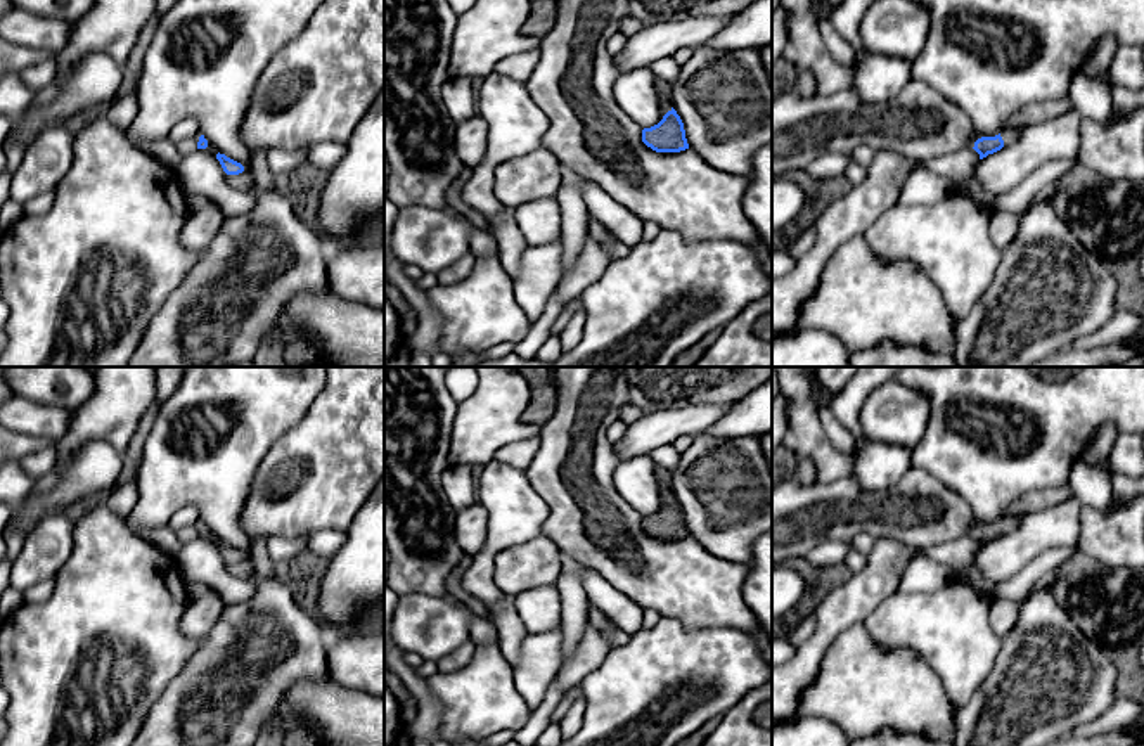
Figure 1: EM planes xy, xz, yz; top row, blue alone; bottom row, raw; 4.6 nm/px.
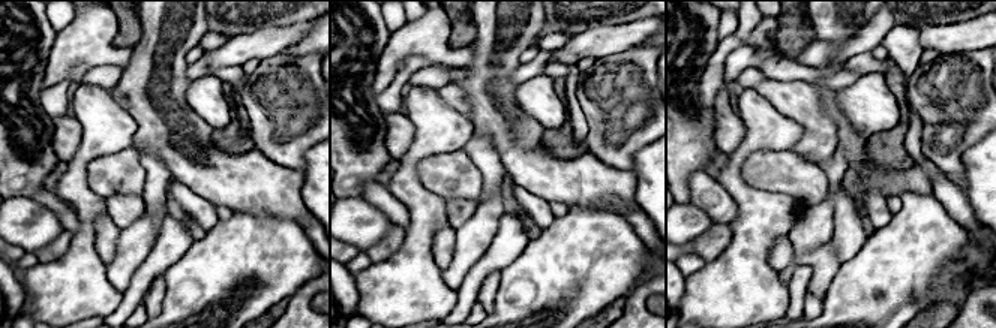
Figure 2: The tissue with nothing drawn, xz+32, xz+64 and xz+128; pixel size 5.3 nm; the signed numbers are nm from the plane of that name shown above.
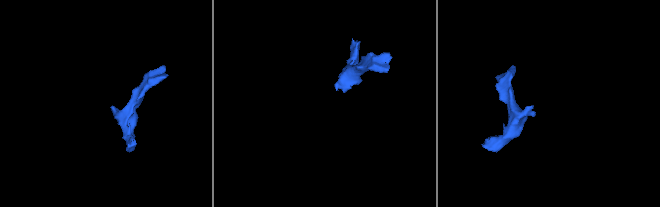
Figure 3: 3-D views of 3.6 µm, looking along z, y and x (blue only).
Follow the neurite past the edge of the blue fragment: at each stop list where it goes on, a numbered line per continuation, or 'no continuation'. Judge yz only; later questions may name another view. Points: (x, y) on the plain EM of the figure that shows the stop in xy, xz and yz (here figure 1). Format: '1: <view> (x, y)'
1: yz (1009, 523)

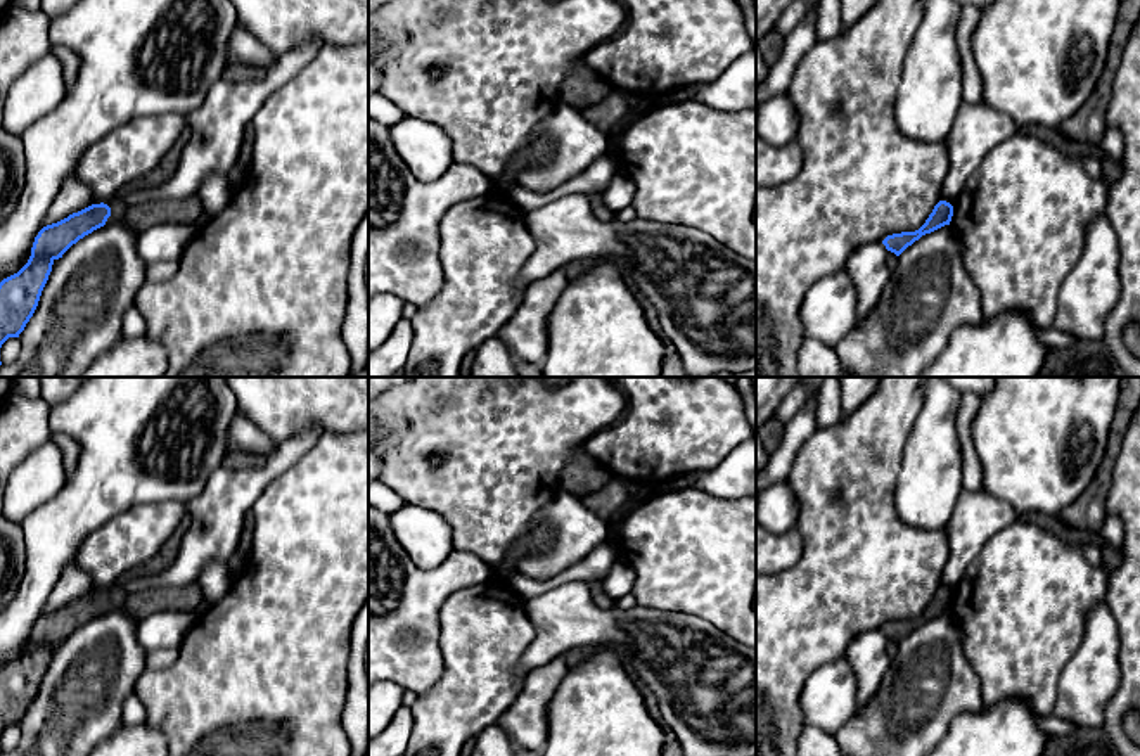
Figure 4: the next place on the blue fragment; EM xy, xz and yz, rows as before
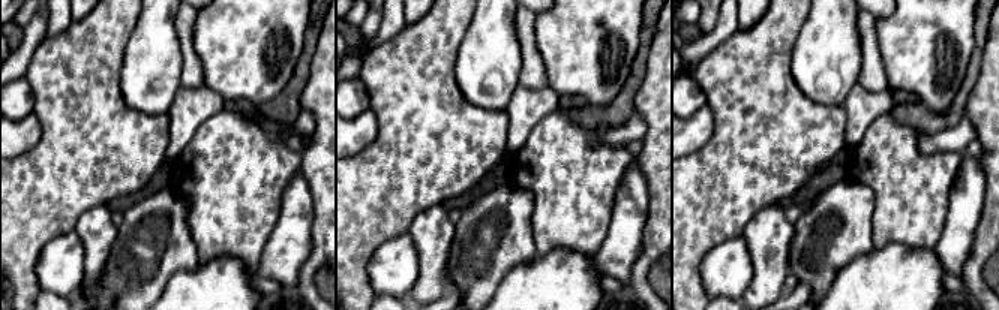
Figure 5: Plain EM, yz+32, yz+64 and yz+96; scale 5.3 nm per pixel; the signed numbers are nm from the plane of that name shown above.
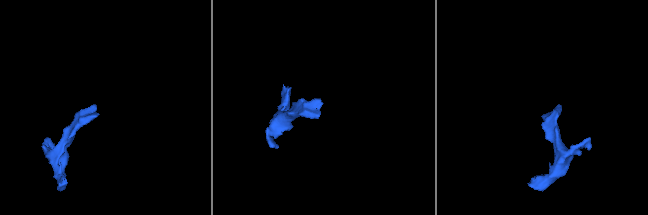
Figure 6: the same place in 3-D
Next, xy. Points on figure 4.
1: xy (118, 594)

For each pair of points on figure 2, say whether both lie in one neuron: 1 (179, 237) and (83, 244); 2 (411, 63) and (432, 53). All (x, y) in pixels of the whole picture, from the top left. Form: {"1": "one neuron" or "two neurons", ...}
{"1": "two neurons", "2": "two neurons"}

